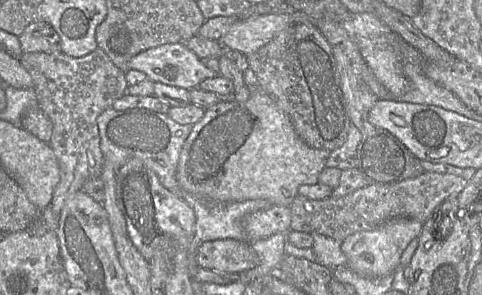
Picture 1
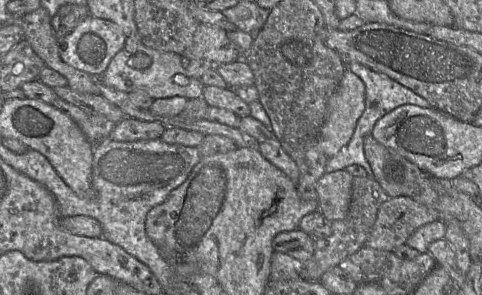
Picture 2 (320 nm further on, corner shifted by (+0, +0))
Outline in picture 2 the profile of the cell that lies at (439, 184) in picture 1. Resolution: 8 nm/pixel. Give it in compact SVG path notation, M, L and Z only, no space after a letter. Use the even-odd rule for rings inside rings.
M407 196L390 197L378 209L365 246L392 251L421 226L438 220L438 213Z

